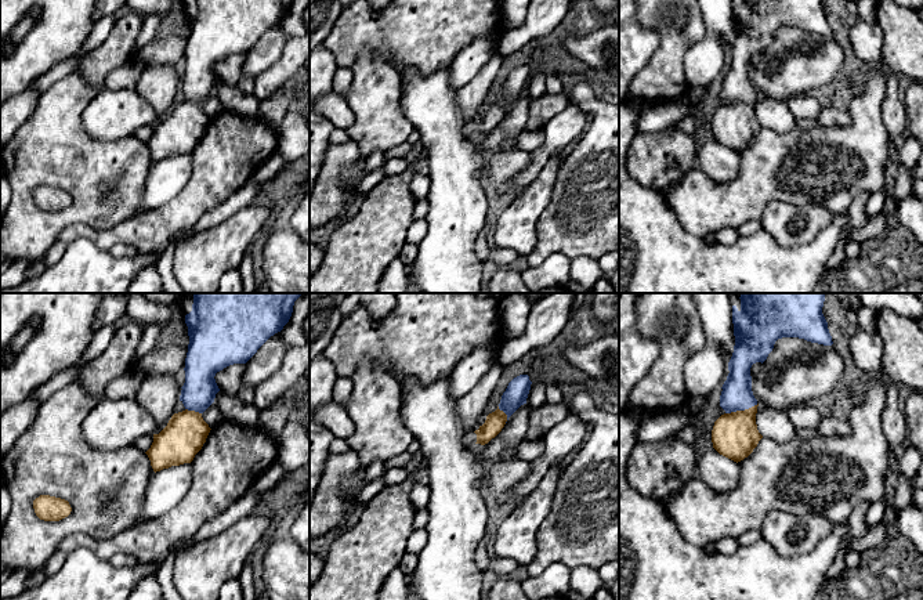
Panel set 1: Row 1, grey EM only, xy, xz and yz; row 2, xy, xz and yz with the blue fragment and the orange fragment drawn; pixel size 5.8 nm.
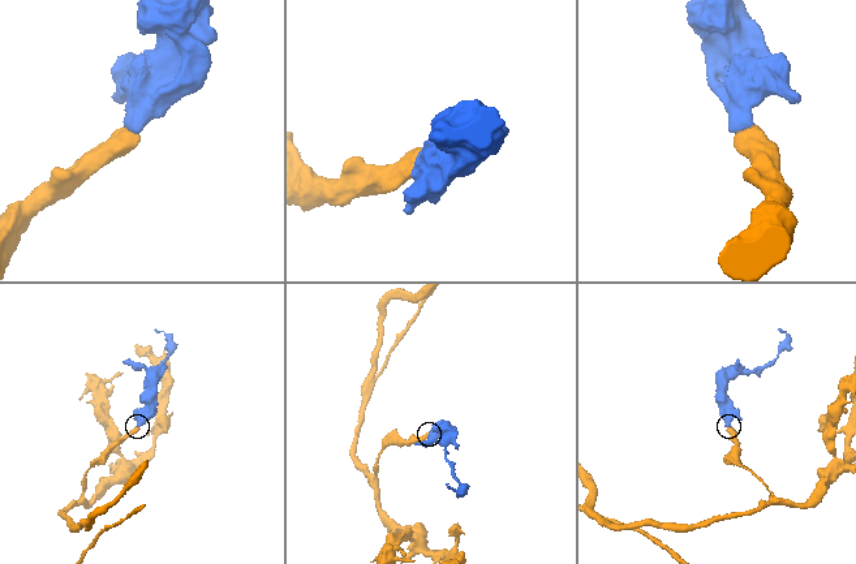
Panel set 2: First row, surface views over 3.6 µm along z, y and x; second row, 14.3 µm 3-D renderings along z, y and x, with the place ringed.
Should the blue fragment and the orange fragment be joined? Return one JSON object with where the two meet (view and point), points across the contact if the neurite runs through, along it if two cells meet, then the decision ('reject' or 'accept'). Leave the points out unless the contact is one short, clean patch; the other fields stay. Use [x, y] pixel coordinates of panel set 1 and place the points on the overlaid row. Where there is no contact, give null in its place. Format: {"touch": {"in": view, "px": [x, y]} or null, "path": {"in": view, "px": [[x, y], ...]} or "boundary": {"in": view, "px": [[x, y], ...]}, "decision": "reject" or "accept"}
{"touch": {"in": "yz", "px": [741, 409]}, "path": {"in": "yz", "px": [[737, 394], [741, 409], [734, 436]]}, "decision": "accept"}

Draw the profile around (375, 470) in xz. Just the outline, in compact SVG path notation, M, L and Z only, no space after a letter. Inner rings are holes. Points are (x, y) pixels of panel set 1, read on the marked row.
M376 460L372 465L369 465L366 470L366 482L374 481L379 477L384 474L384 462L383 460Z

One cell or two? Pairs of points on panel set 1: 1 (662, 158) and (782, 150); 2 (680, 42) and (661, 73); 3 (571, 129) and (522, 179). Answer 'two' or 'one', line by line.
1: two
2: one
3: one

